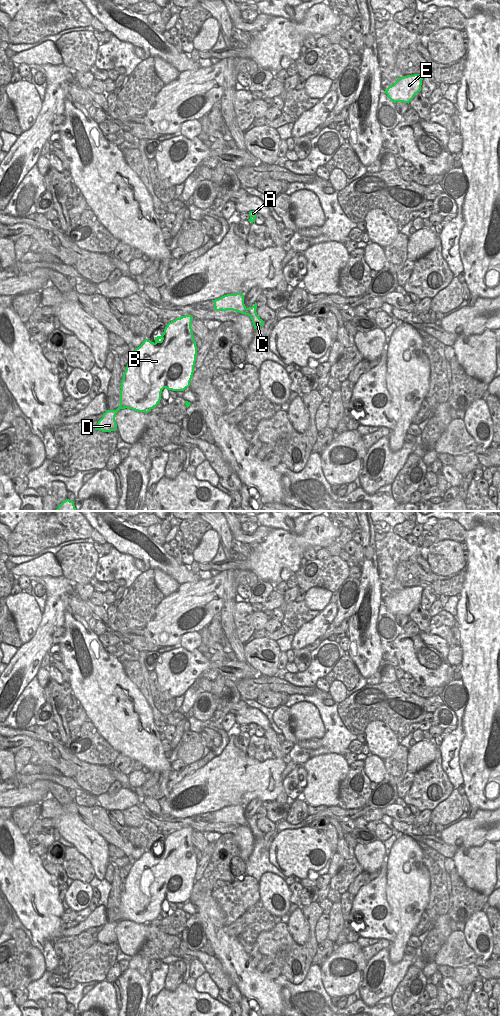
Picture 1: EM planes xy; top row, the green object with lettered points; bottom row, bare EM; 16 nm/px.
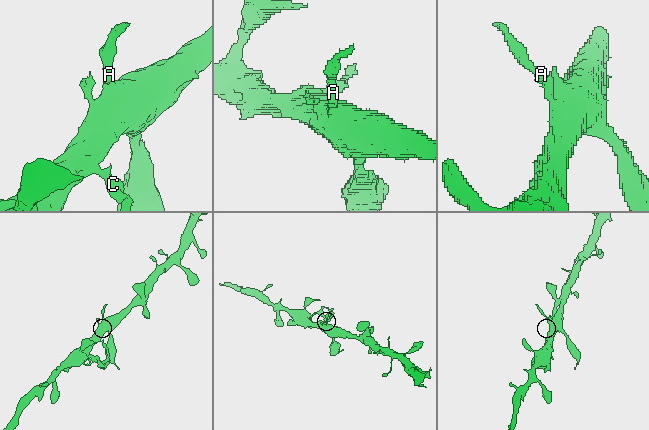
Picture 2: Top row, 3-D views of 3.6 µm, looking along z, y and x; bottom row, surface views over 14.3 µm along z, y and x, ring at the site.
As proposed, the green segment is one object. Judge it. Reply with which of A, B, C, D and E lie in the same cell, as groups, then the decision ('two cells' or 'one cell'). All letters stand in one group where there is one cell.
A B D E / C; two cells

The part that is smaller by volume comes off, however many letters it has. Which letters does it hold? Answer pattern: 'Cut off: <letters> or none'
Cut off: C.

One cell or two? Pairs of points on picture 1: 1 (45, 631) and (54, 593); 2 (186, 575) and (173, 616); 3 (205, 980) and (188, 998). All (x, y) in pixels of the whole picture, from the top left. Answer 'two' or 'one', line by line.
1: one
2: two
3: two

